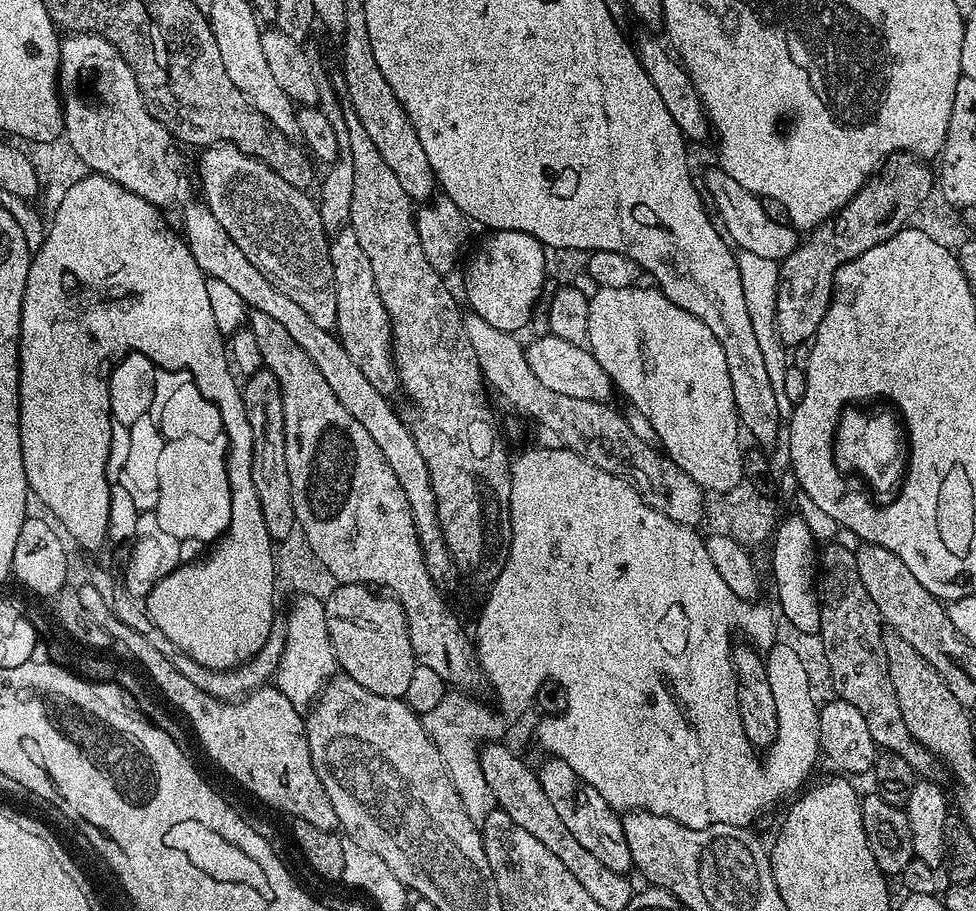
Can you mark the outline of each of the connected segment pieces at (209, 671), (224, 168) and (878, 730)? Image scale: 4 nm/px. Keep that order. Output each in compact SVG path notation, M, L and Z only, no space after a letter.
M284 618L273 619L272 629L266 638L266 646L262 646L262 650L258 650L258 654L254 654L254 658L250 658L245 664L239 664L237 668L229 668L226 672L219 672L217 668L202 666L202 662L194 662L194 658L190 658L190 654L178 650L178 646L174 646L174 642L170 642L170 638L166 638L166 634L162 634L162 630L156 628L152 632L146 633L144 637L157 650L162 650L162 654L166 654L166 659L189 682L194 682L194 686L198 686L198 690L202 690L219 700L235 702L243 700L245 696L248 696L254 690L265 687L275 677L279 663L282 661L282 654L286 650L287 622Z
M214 144L203 149L200 156L200 184L204 187L202 193L208 209L218 218L222 230L234 238L238 250L262 270L262 274L282 294L290 294L318 326L331 329L336 323L336 287L334 286L334 270L330 262L328 245L329 235L325 232L320 218L320 210L315 199L308 197L303 188L290 186L270 170L260 160L255 160L250 154L242 154L233 144Z
M825 543L818 556L819 635L829 658L833 688L839 699L850 702L850 706L855 706L862 714L877 749L904 758L917 777L933 782L943 781L946 772L936 755L919 744L914 734L910 734L906 722L902 722L898 694L894 694L894 682L890 682L890 666L886 662L886 625L880 619L878 606L874 606L874 598L870 598L866 591L862 574L858 574L855 551L838 543Z

